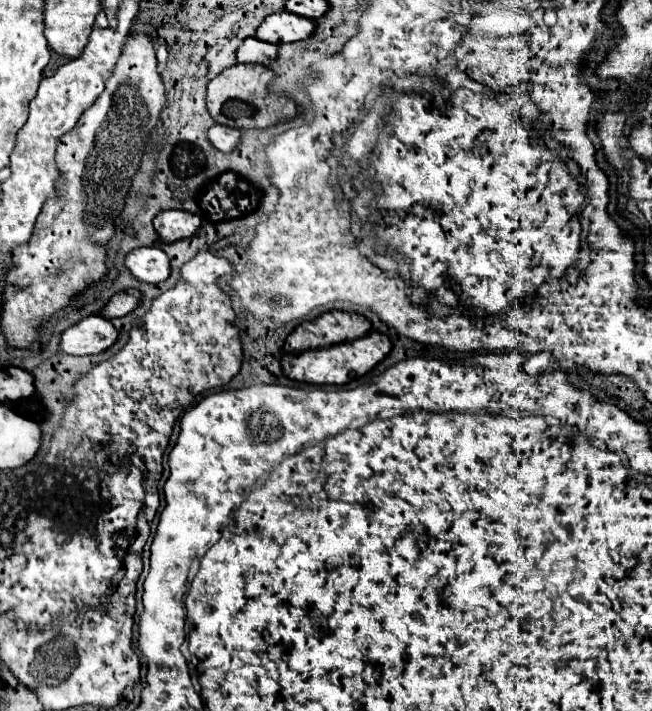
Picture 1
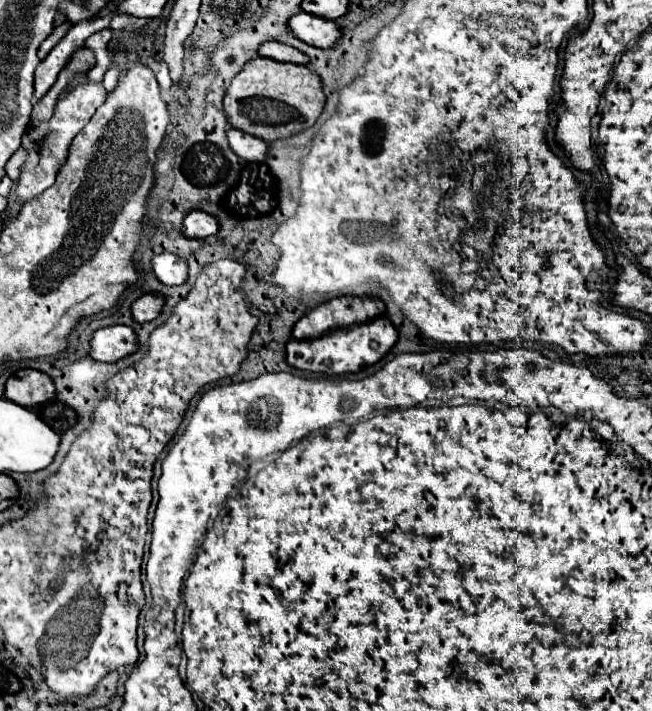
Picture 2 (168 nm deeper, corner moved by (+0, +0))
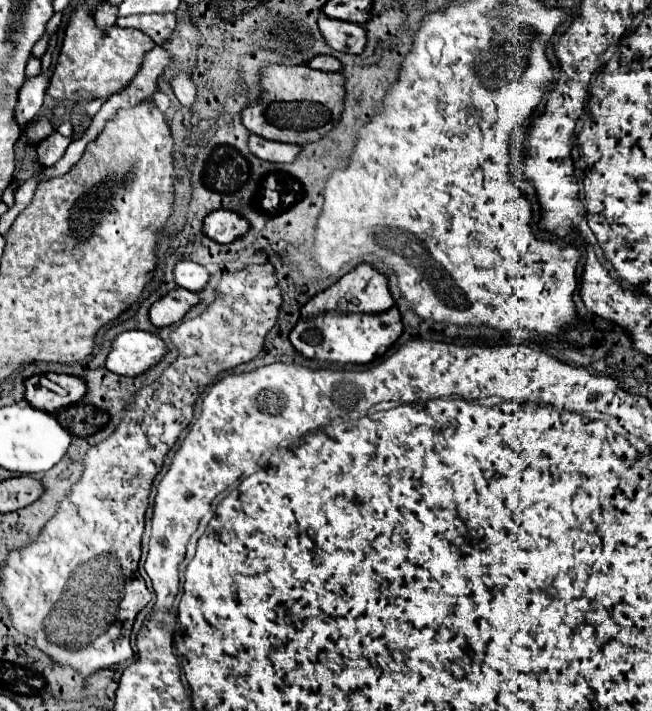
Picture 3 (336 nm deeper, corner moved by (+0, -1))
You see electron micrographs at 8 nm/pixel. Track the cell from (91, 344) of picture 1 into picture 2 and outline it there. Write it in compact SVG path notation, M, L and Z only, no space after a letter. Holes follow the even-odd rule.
M112 325L98 329L90 341L90 357L96 361L114 363L138 351L138 335L128 325Z

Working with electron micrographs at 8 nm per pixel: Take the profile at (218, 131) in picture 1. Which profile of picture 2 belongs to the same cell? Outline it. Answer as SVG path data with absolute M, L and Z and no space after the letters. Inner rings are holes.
M238 129L228 131L228 141L232 151L246 161L264 161L266 153L270 151L270 145L266 141L262 141L260 137L242 133Z

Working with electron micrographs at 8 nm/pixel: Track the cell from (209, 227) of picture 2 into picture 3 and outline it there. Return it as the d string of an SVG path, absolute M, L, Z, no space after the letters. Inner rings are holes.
M216 210L208 214L202 226L202 232L220 244L234 242L236 238L246 234L246 230L248 230L248 222L230 210Z

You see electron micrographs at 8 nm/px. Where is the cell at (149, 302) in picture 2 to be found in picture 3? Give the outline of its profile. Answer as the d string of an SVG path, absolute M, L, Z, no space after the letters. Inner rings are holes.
M184 288L170 290L166 296L162 296L160 300L156 300L150 306L148 318L156 328L170 326L170 324L178 322L198 300L200 298L194 292L188 292Z

